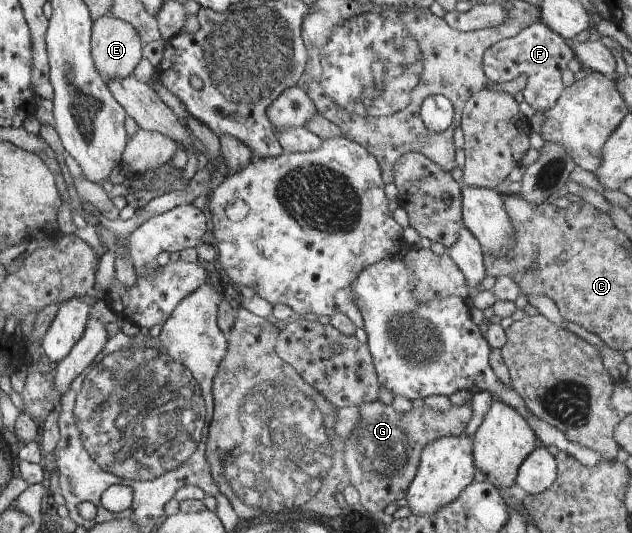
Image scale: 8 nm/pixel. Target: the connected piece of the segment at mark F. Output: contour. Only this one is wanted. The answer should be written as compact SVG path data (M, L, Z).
M539 22L524 28L517 36L496 42L484 54L483 63L488 79L499 85L505 85L525 75L528 80L522 90L524 100L537 112L544 113L555 106L563 92L561 78L563 72L568 69L569 62L576 63L576 56L569 42L553 32L545 23Z

